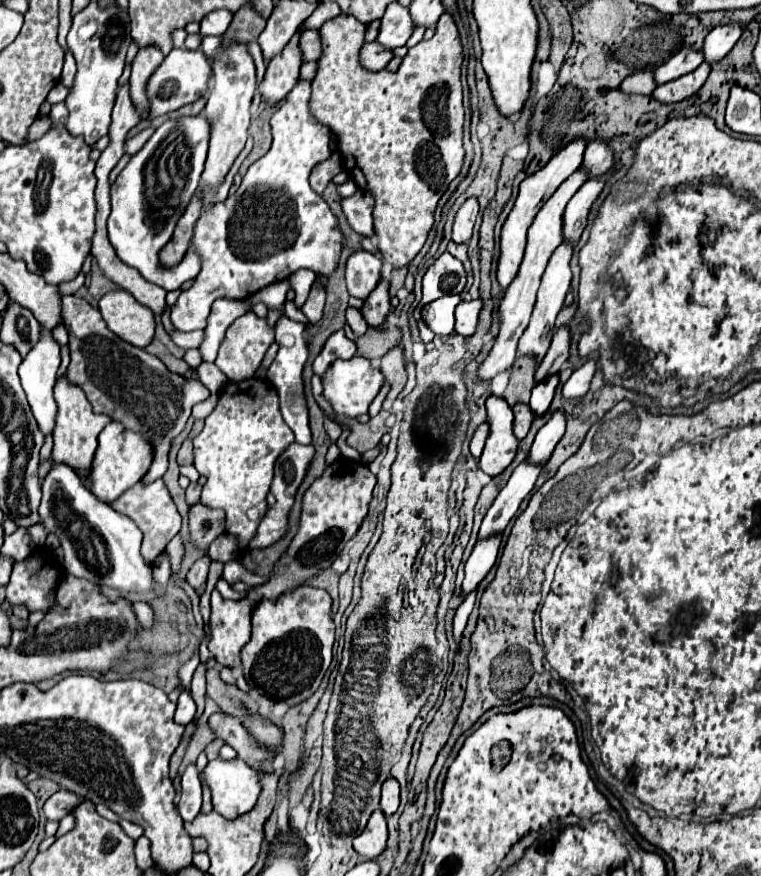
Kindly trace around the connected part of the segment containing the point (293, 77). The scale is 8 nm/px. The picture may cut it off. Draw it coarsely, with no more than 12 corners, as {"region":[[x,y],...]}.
{"region":[[298,34],[268,62],[258,86],[276,106],[296,86]]}

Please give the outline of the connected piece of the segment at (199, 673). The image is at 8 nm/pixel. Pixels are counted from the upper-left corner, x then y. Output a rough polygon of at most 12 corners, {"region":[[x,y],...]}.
{"region":[[200,663],[191,681],[191,695],[202,715],[206,695],[206,664]]}

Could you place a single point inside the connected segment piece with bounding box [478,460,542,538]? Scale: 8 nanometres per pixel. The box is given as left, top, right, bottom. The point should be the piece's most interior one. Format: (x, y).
(522, 480)

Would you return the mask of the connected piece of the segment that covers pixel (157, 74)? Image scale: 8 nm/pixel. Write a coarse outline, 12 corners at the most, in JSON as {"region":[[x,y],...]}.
{"region":[[172,48],[148,78],[148,118],[204,96],[202,50]]}

